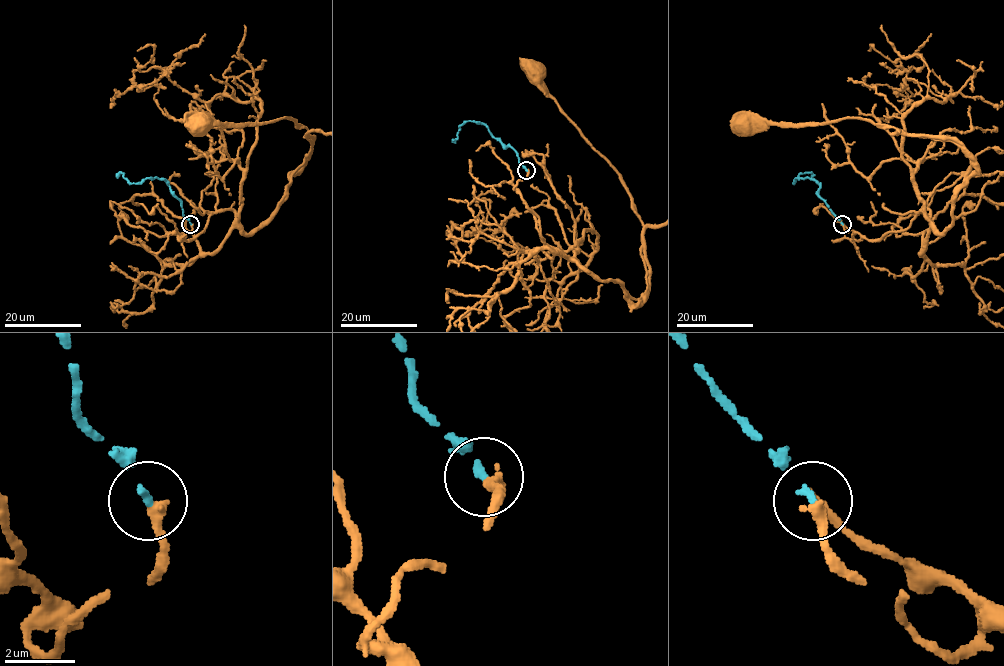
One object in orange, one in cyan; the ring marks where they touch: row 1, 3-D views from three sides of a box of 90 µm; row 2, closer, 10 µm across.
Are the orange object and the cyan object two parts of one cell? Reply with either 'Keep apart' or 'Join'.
Join

